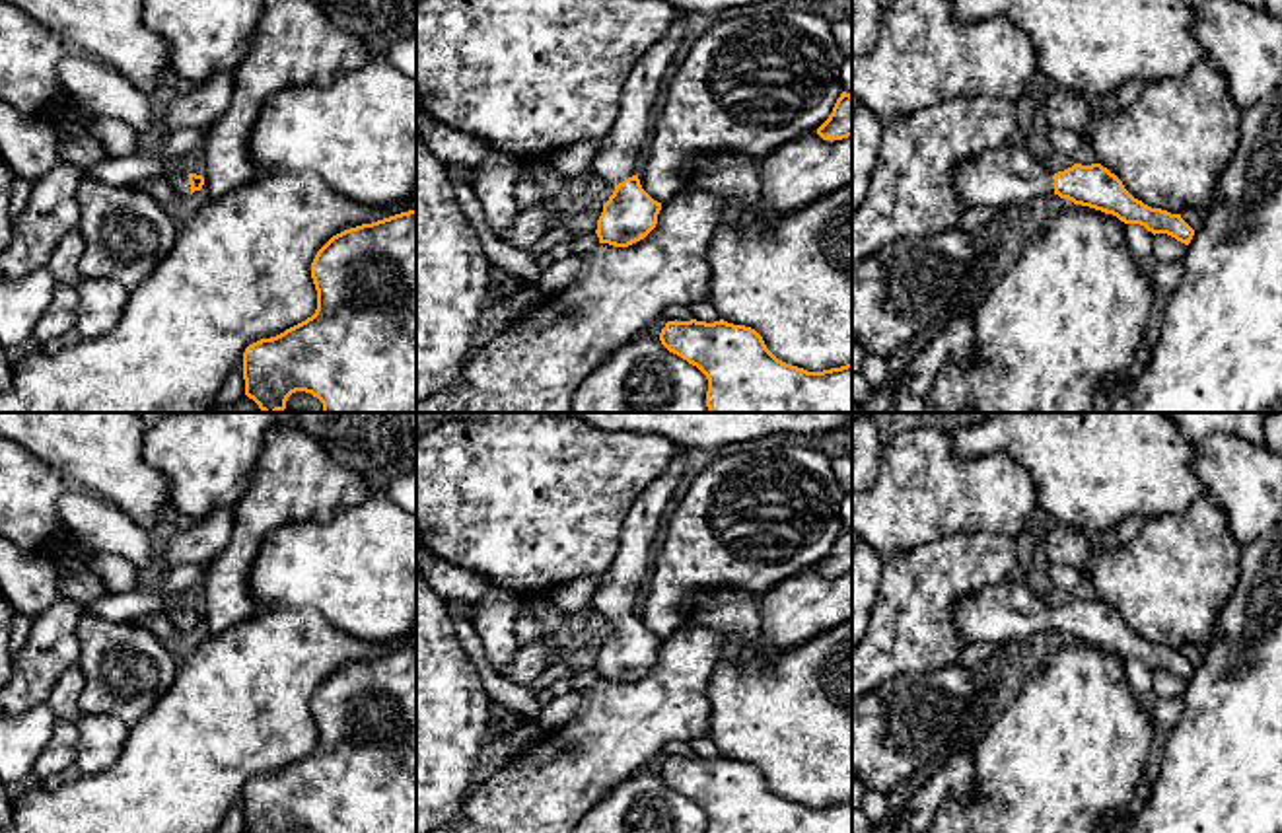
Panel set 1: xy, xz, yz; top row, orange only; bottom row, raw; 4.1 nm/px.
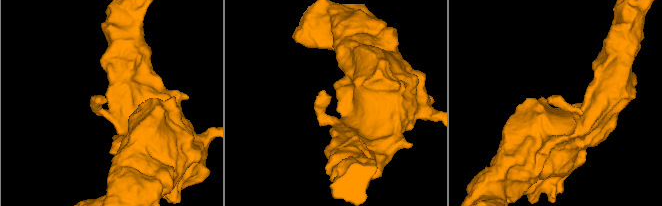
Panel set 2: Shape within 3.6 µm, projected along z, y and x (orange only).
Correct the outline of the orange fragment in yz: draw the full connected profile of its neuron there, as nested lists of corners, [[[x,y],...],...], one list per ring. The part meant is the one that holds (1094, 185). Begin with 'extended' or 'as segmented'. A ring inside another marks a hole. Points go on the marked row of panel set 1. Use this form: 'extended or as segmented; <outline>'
extended; [[[1023,142],[1004,144],[955,165],[951,183],[957,197],[971,206],[1006,208],[1015,202],[1058,195],[1074,204],[1117,216],[1124,224],[1140,224],[1148,232],[1167,234],[1189,245],[1194,230],[1161,208],[1134,199],[1122,181],[1101,163],[1051,173]]]

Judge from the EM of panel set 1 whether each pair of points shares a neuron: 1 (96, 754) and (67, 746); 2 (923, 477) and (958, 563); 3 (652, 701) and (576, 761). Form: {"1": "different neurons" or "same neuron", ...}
{"1": "different neurons", "2": "different neurons", "3": "same neuron"}

